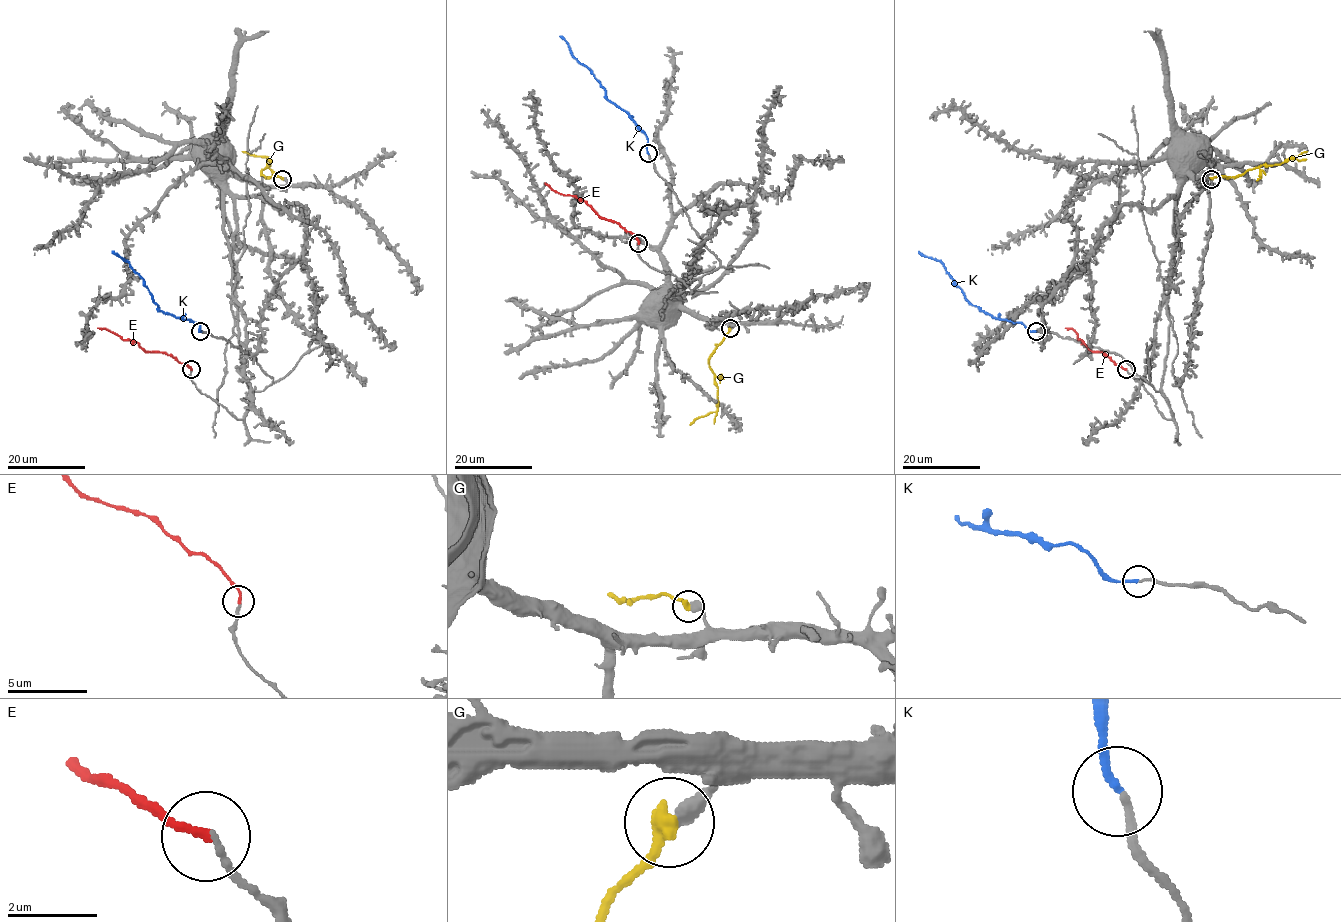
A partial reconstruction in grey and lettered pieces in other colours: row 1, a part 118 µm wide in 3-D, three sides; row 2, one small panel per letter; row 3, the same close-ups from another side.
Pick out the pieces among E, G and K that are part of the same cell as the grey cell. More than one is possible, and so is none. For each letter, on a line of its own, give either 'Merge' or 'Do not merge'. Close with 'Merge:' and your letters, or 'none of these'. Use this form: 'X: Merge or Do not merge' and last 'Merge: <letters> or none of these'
E: Merge
G: Do not merge
K: Merge
Merge: E, K

